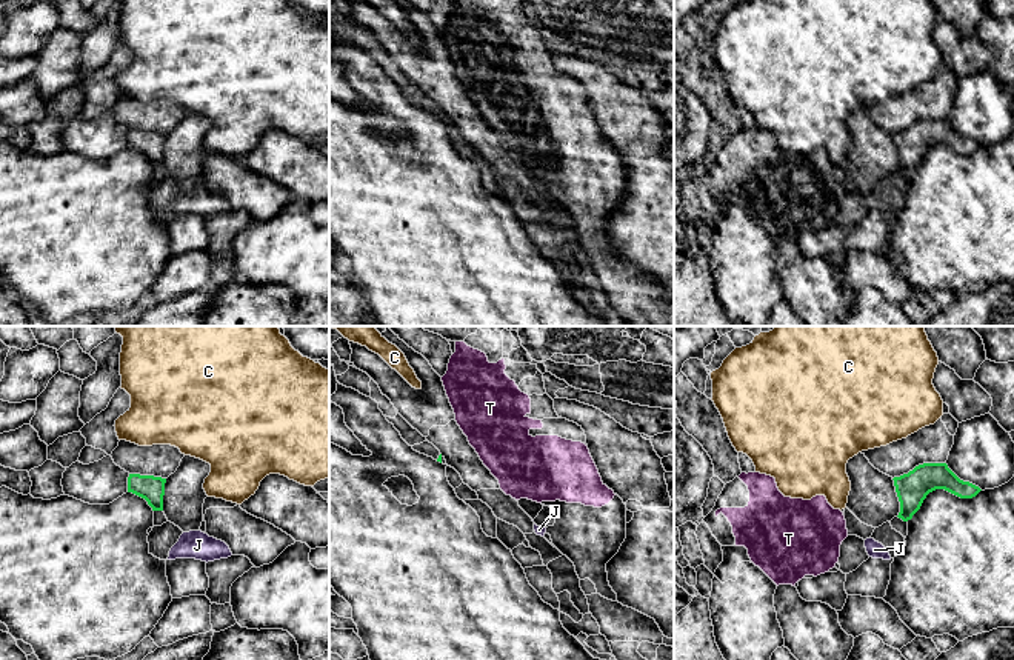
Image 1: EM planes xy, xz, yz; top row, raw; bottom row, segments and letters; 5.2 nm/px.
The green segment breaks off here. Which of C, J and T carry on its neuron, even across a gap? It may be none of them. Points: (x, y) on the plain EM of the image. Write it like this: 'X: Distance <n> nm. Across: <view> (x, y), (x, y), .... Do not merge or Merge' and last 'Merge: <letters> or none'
C: Distance 150 nm. Across: xy (139, 130), (139, 100). Do not merge
J: Distance 160 nm. Across: xy (162, 165), (183, 188). Do not merge
T: Distance 280 nm. Across: yz (897, 171), (845, 176). Do not merge
Merge: none

